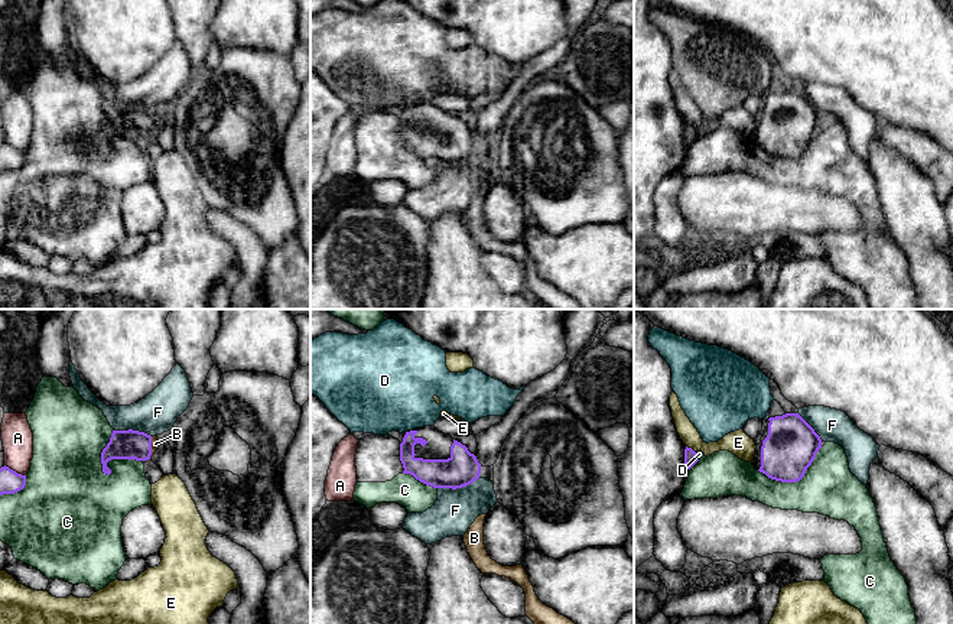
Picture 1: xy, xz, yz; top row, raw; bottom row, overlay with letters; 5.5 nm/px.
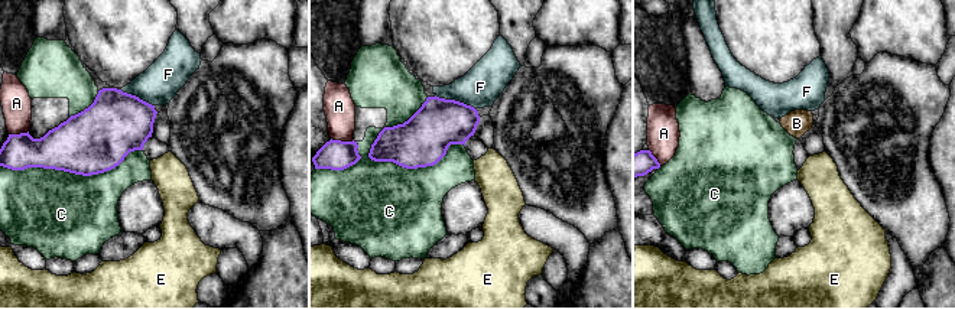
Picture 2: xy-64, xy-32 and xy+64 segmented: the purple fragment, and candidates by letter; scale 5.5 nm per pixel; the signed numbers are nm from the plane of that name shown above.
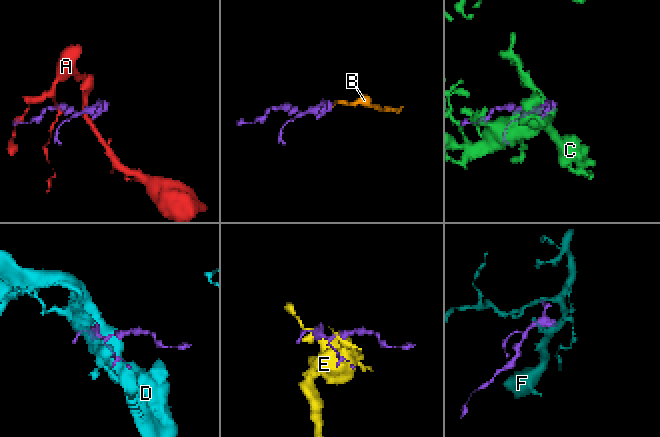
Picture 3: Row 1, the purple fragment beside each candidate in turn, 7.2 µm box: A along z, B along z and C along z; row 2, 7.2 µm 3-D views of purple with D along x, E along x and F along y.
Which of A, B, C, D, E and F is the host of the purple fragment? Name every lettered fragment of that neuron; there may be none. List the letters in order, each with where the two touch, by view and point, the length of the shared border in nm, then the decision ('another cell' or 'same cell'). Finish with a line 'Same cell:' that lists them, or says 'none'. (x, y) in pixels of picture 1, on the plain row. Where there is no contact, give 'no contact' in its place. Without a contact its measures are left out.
A: xy (15, 148) | 140 nm | another cell
B: xy (150, 123) | 120 nm | same cell
C: xy (107, 150) | 260 nm | another cell
D: yz (695, 133) | 50 nm | another cell
E: yz (690, 124) | 70 nm | another cell
F: xz (458, 163) | 240 nm | another cell
Same cell: B

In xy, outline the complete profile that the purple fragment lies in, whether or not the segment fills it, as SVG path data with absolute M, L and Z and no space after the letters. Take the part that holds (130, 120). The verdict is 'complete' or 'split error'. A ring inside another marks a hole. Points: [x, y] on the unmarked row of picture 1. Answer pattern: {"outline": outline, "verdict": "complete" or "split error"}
{"outline": "M113 107L110 118L101 129L103 149L110 152L107 139L111 136L150 136L160 123L157 113L150 113L139 107Z", "verdict": "split error"}

